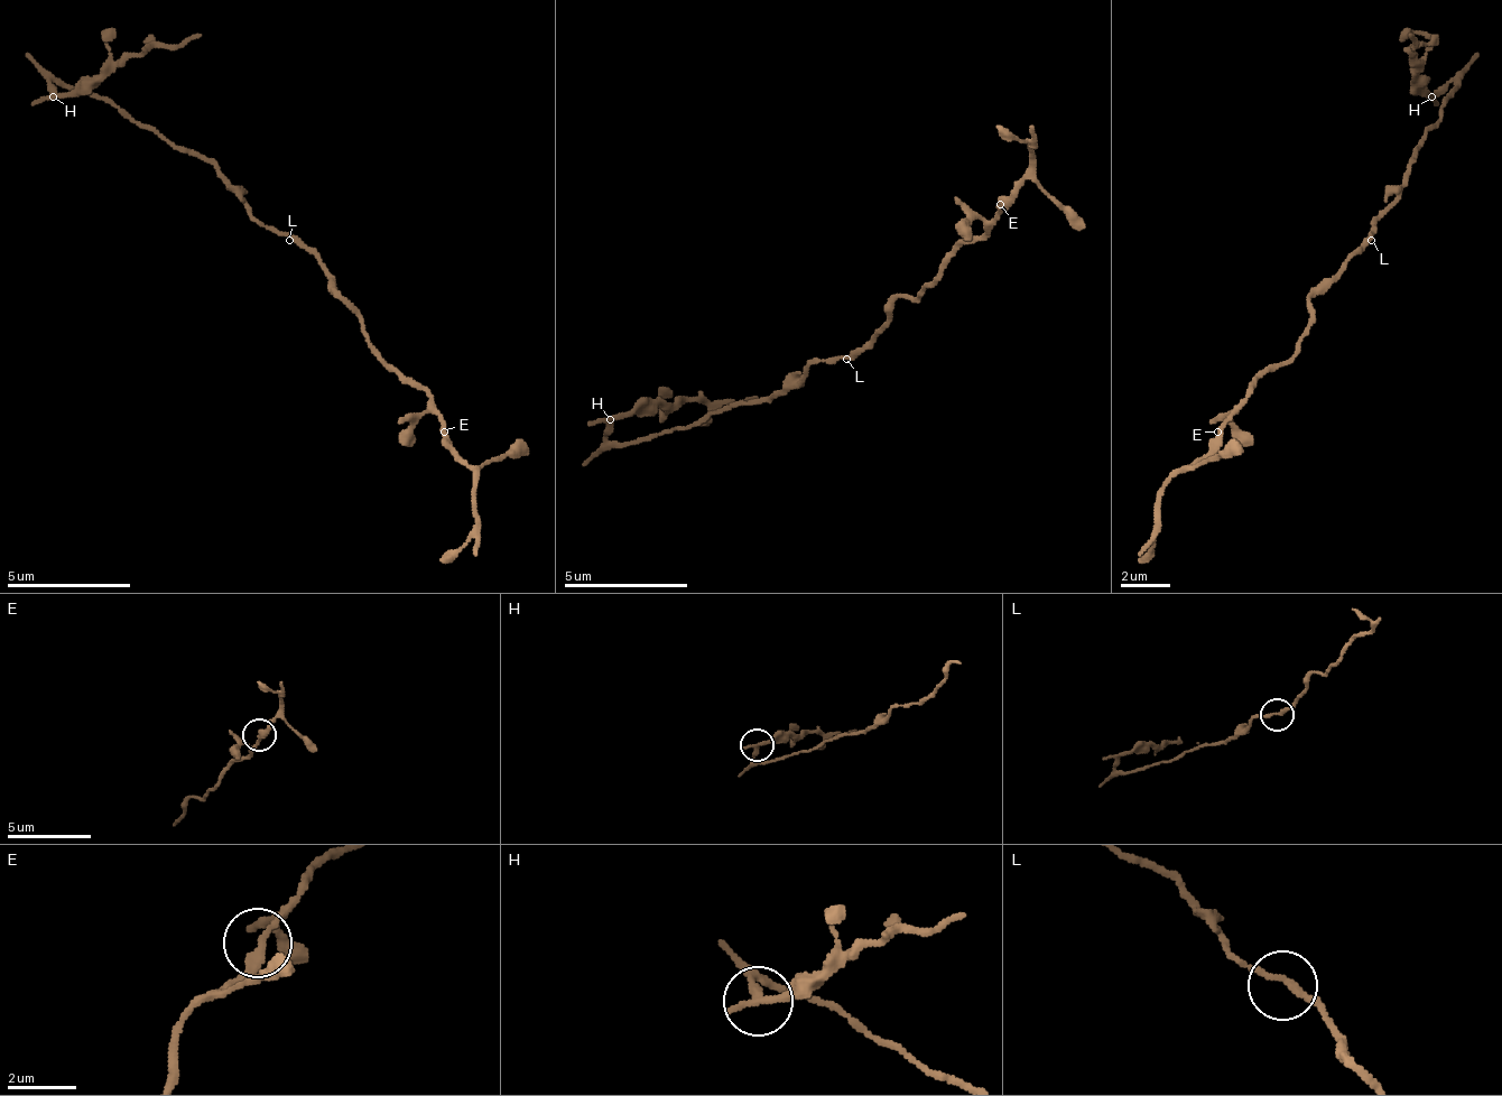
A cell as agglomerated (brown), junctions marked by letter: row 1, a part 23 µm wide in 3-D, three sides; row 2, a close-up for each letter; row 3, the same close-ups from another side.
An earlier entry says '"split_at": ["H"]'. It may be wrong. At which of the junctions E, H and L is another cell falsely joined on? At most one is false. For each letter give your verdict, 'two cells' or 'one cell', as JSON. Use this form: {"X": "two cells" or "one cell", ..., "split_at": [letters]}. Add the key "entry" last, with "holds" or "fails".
{"E": "one cell", "H": "two cells", "L": "one cell", "split_at": ["H"], "entry": "holds"}

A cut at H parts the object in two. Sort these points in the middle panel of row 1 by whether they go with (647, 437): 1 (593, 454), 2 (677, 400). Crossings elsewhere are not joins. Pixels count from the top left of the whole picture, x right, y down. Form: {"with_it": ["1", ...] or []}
{"with_it": ["1"]}

